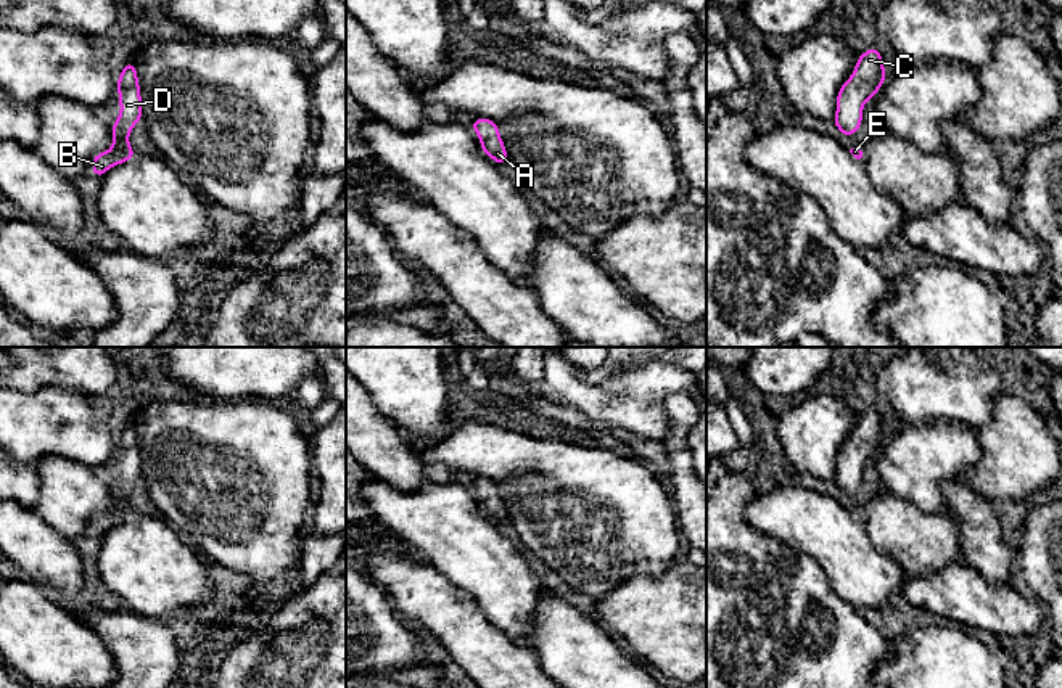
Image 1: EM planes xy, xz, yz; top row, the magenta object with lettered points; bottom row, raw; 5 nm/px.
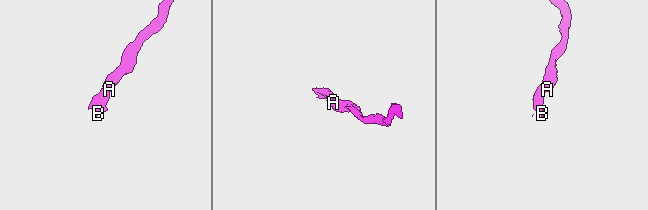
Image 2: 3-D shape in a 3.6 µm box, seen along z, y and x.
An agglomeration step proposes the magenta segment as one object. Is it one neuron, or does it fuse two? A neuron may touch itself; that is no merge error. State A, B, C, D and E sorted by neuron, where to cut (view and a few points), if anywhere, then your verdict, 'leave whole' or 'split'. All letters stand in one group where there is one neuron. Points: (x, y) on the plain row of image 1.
groups A B C D E; cut none; leave whole

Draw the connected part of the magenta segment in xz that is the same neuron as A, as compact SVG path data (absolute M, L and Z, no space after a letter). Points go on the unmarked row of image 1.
M473 479L471 489L480 495L480 503L486 516L497 524L508 524L507 510L492 479Z

